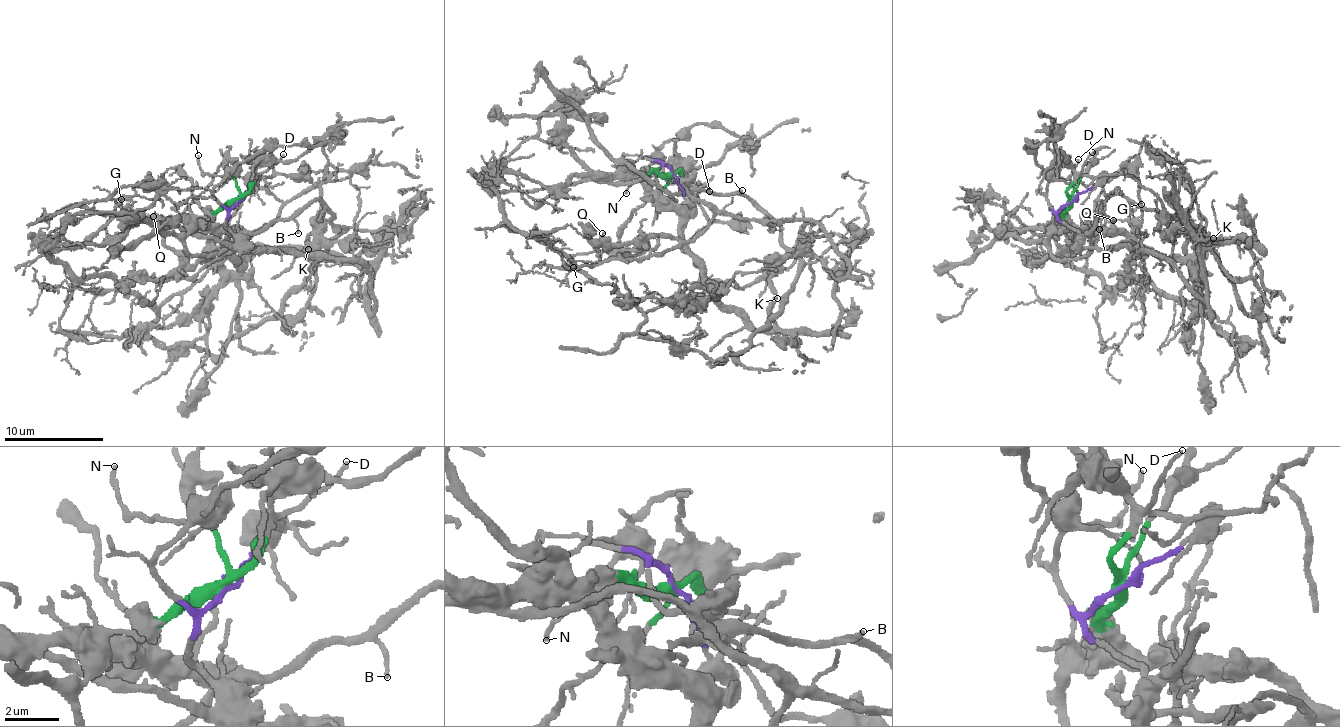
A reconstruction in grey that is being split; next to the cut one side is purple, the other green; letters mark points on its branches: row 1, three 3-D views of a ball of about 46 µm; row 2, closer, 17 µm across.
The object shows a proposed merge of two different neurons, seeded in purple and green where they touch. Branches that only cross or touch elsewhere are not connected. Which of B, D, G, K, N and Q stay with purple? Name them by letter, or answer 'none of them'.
B, N

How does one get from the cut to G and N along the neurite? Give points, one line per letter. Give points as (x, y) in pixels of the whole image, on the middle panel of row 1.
G: (670, 174), (653, 173), (650, 183), (678, 217), (680, 234), (653, 235), (636, 248), (578, 252), (573, 268)
N: (672, 174), (659, 161), (642, 157), (651, 160), (640, 178), (629, 186), (626, 194)

